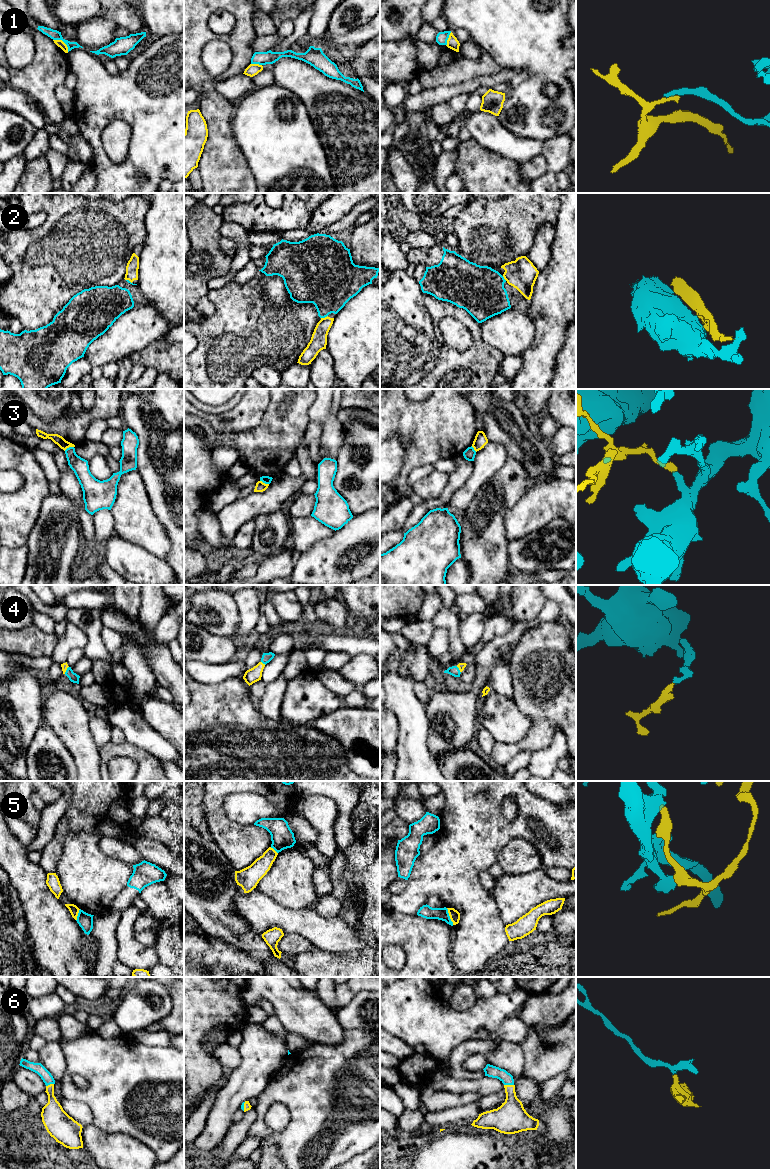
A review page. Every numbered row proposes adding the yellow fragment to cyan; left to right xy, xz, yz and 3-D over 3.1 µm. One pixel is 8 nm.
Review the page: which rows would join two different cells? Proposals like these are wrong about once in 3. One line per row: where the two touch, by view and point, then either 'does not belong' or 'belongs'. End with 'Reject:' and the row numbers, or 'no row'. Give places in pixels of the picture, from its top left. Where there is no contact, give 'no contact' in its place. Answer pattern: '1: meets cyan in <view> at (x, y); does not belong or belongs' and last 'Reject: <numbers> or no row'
1: meets cyan in xy at (63, 41); does not belong
2: meets cyan in xz at (324, 317); does not belong
3: meets cyan in xy at (69, 447); does not belong
4: meets cyan in xz at (263, 663); belongs
5: meets cyan in yz at (449, 916); does not belong
6: meets cyan in yz at (509, 1084); belongs
Reject: 1, 2, 3, 5

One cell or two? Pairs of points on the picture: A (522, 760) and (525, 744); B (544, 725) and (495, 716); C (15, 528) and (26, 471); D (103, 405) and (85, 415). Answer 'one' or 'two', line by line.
A: two
B: two
C: one
D: one

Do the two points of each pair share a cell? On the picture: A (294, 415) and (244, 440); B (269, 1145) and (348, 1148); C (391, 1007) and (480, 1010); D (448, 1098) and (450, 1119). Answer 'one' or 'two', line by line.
A: one
B: two
C: one
D: two

